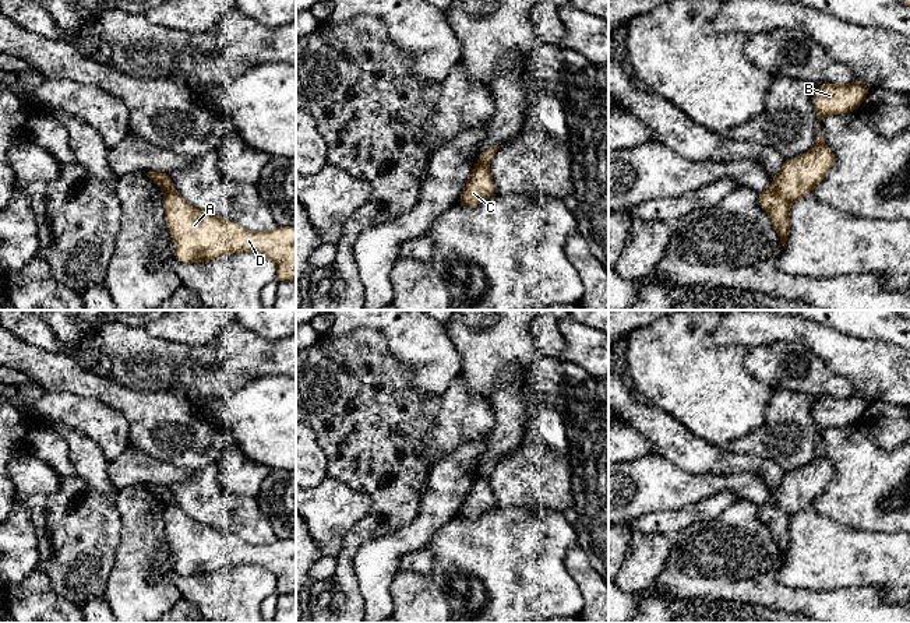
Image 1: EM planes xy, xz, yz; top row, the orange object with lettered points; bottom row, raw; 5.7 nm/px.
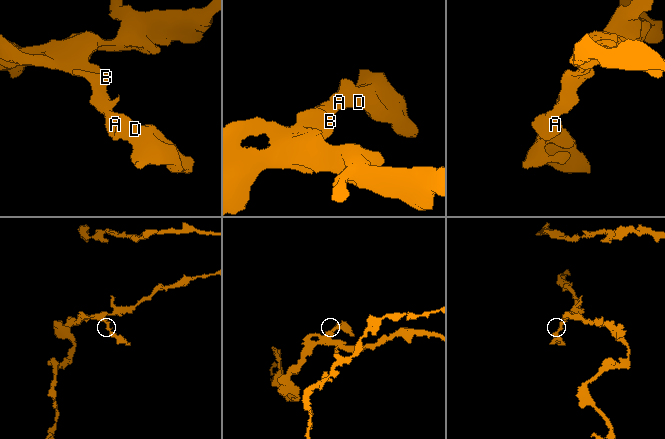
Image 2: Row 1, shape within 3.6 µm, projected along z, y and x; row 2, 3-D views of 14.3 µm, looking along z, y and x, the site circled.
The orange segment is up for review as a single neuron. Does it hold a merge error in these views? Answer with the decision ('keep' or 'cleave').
cleave

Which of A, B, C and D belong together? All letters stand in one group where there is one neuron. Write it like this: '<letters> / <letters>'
A D / B C

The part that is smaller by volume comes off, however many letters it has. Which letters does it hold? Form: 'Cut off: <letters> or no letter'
Cut off: A, D

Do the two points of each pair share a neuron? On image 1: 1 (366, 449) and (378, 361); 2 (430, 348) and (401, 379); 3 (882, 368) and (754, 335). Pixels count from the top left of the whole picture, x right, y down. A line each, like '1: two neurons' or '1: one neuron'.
1: one neuron
2: two neurons
3: one neuron

